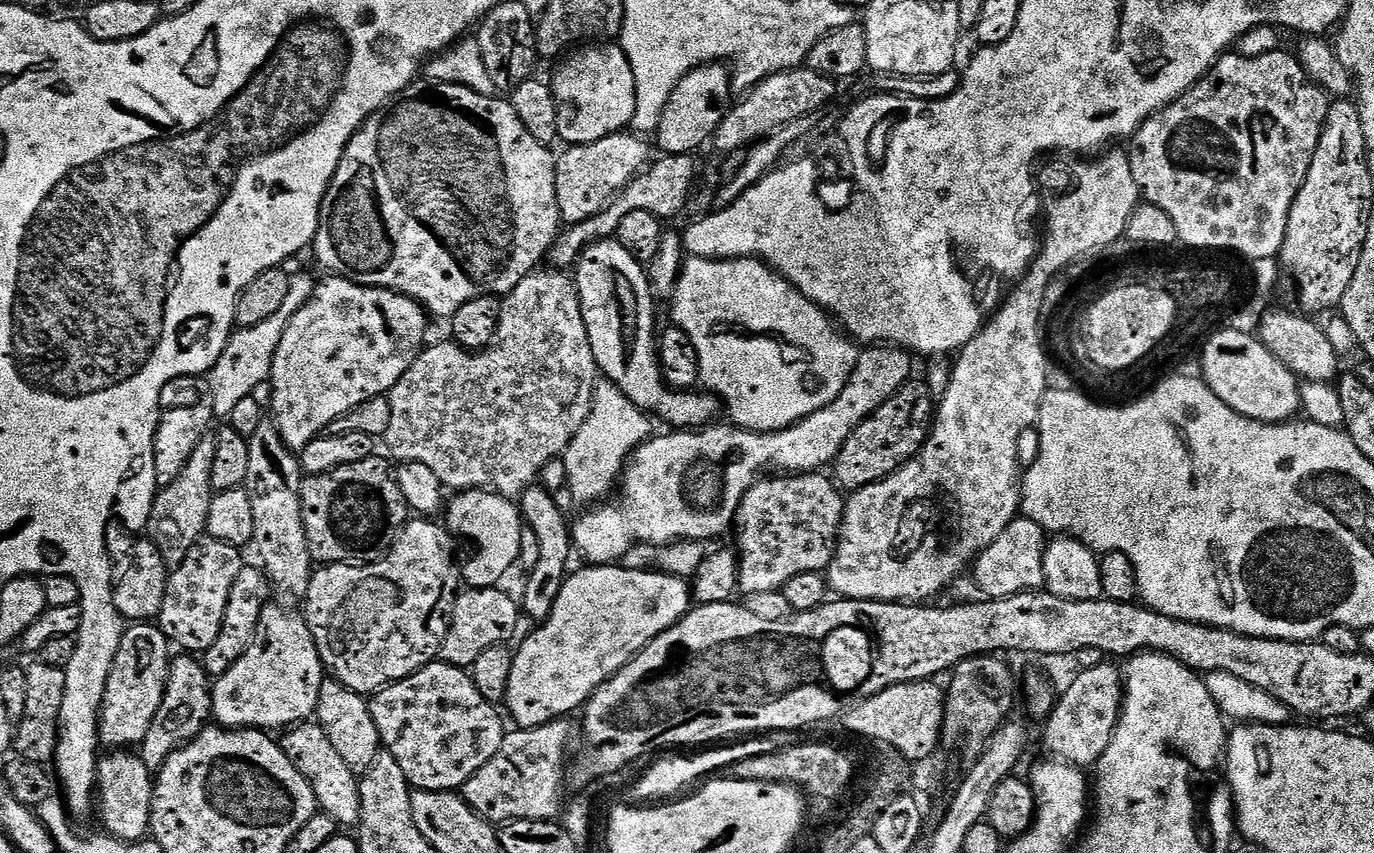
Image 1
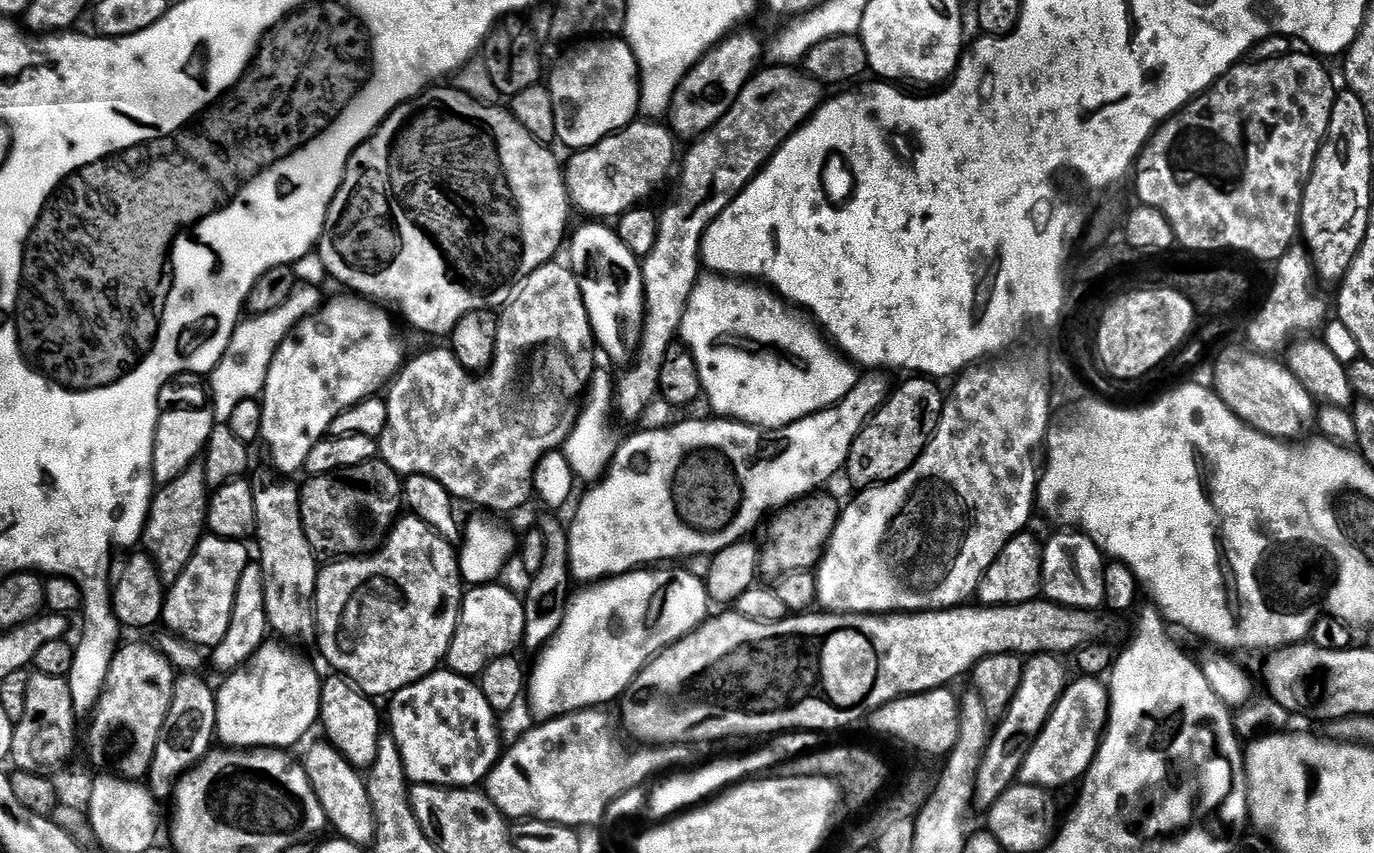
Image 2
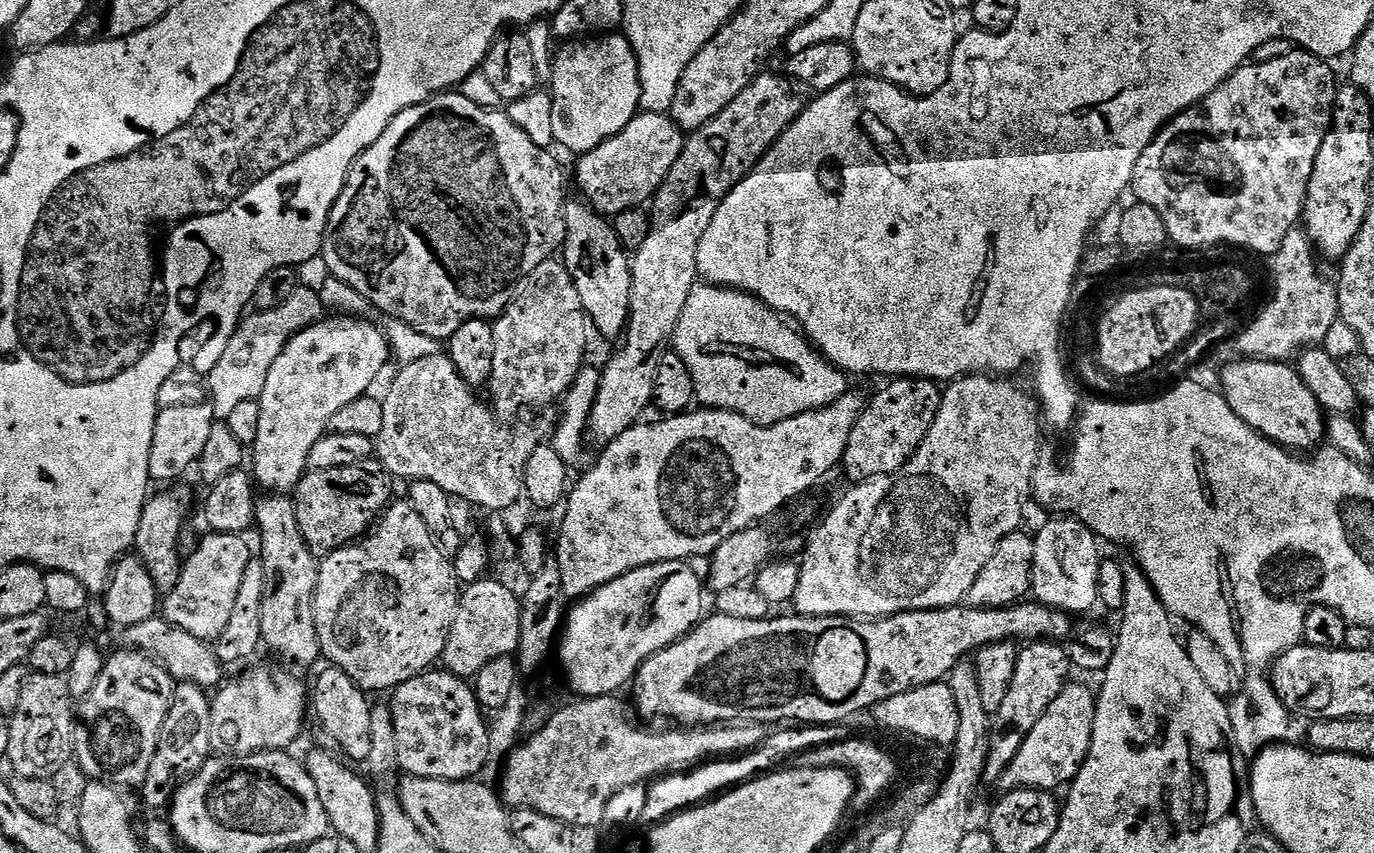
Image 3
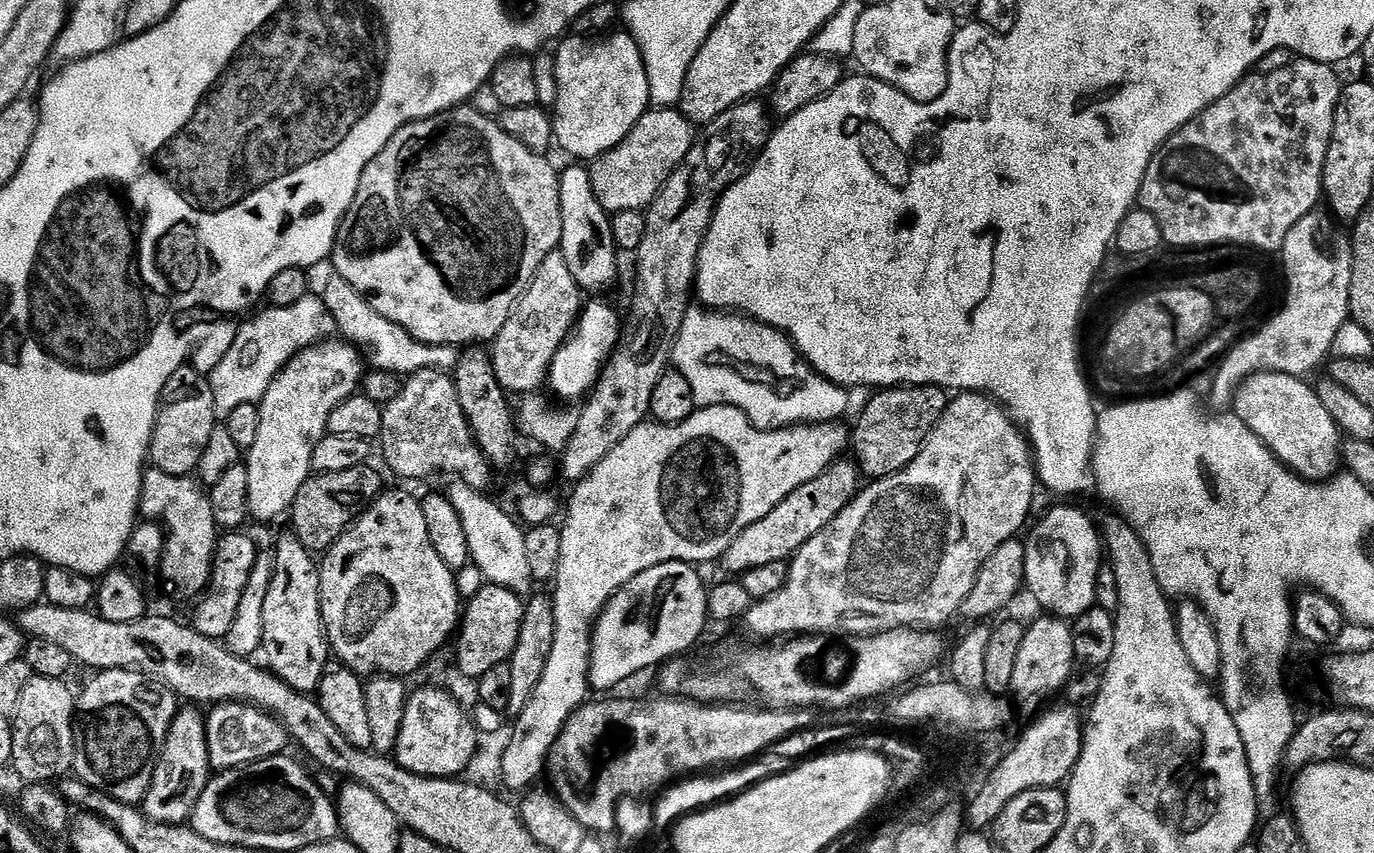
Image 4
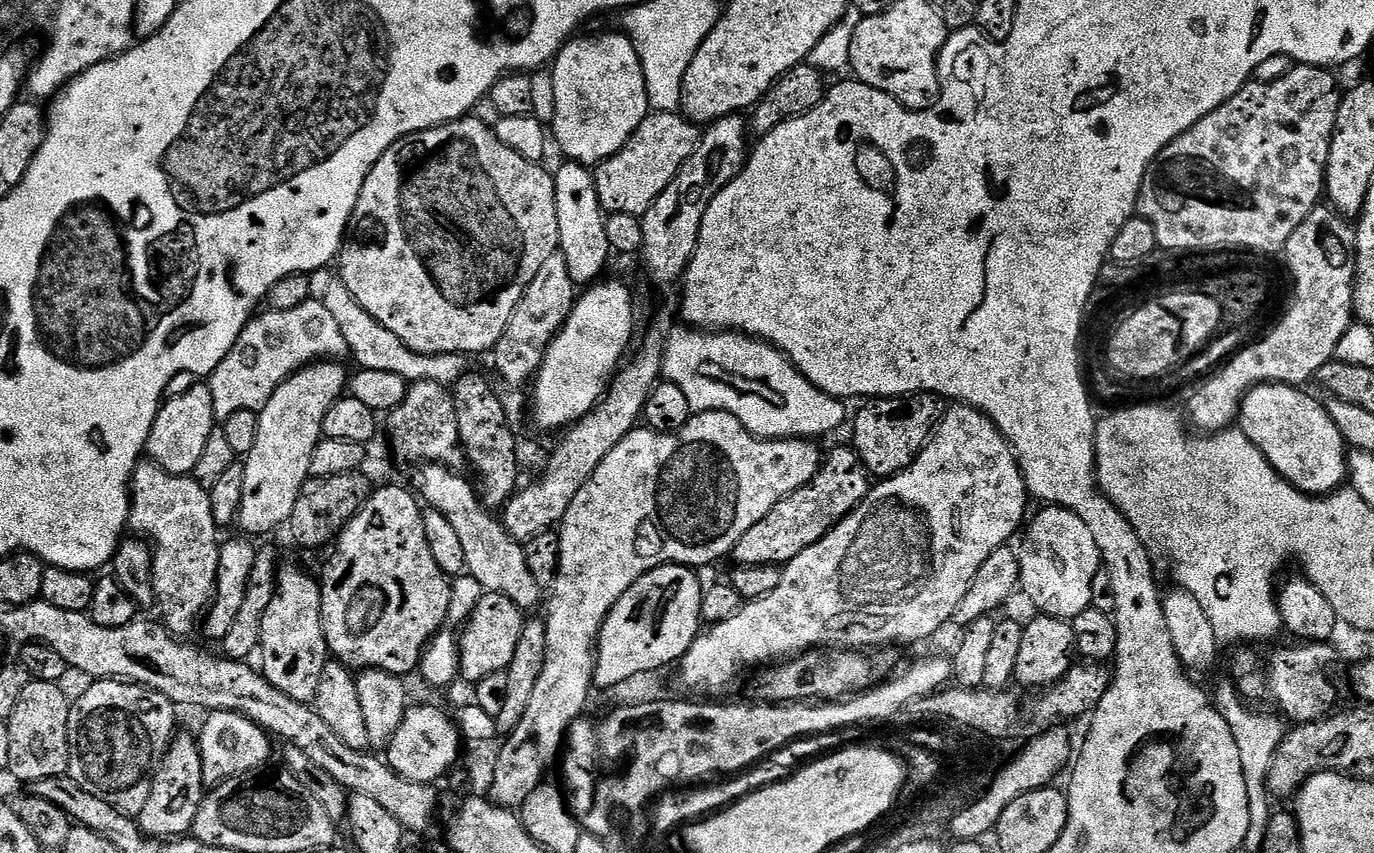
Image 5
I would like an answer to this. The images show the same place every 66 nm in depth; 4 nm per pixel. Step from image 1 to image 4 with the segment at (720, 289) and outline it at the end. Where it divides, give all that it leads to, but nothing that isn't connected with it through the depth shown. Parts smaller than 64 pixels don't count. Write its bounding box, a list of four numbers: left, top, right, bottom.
[671,306,850,430]

